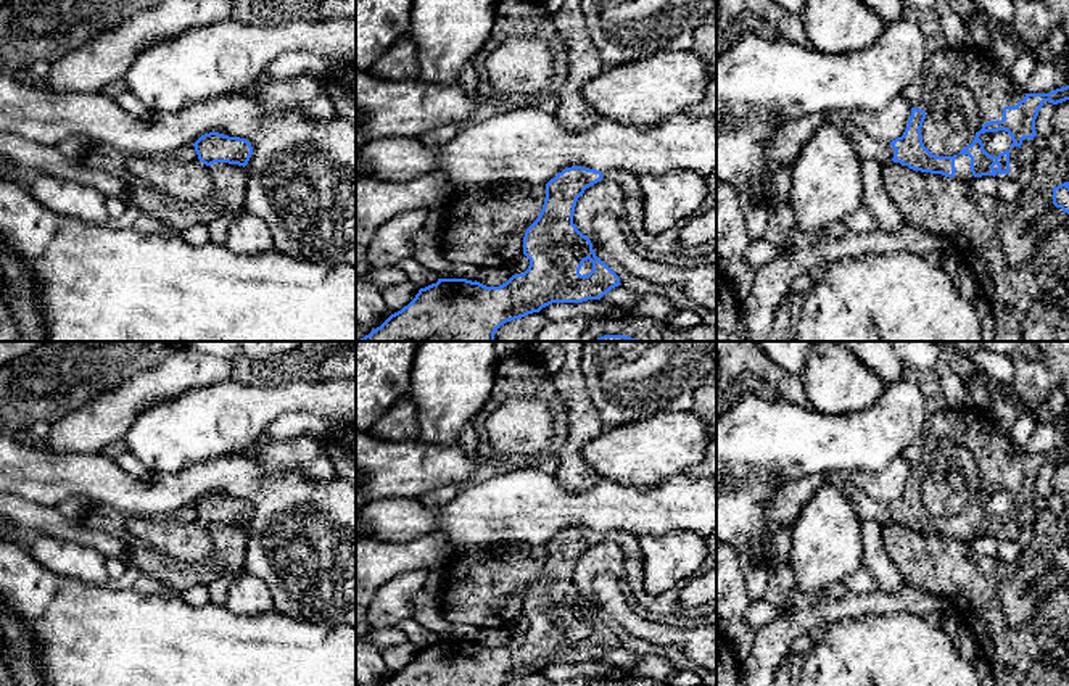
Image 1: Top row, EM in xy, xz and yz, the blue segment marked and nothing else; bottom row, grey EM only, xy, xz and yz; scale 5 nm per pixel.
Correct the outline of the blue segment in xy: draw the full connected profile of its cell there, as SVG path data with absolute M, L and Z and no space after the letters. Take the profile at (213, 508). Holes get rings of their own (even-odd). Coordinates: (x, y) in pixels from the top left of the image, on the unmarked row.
M219 493L201 496L193 507L198 520L206 527L229 523L245 528L253 515L253 507L248 501Z

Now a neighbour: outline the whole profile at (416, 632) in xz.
M414 618L399 620L396 628L402 630L409 641L412 641L419 649L425 649L438 643L438 636L427 630L422 623Z

